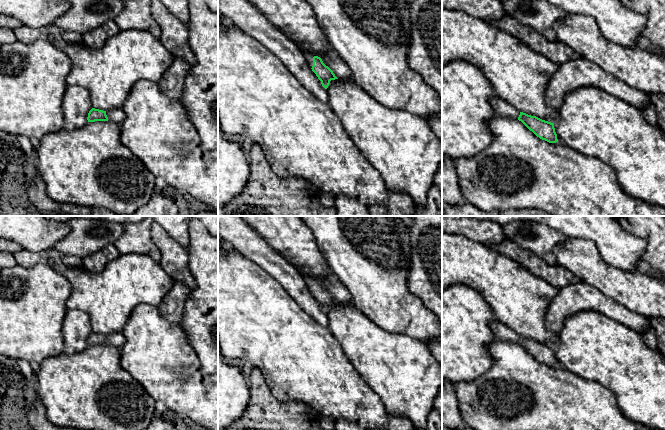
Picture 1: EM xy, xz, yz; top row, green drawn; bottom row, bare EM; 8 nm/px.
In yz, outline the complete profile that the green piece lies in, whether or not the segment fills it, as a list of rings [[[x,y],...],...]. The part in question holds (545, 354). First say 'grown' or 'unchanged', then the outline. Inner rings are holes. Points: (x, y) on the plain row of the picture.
grown; [[[497,320],[490,322],[490,328],[497,339],[505,342],[518,343],[540,363],[549,367],[558,366],[553,347],[520,336],[514,330]]]

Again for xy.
grown; [[[92,332],[89,337],[87,344],[88,346],[95,345],[113,345],[118,349],[121,349],[125,343],[125,336],[122,332],[114,332],[108,335]]]

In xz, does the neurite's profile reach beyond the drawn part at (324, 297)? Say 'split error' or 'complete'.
split error

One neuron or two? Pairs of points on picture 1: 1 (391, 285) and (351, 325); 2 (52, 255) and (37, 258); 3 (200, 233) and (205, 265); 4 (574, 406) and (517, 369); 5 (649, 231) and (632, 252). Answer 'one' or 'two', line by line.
1: two
2: one
3: one
4: one
5: two

